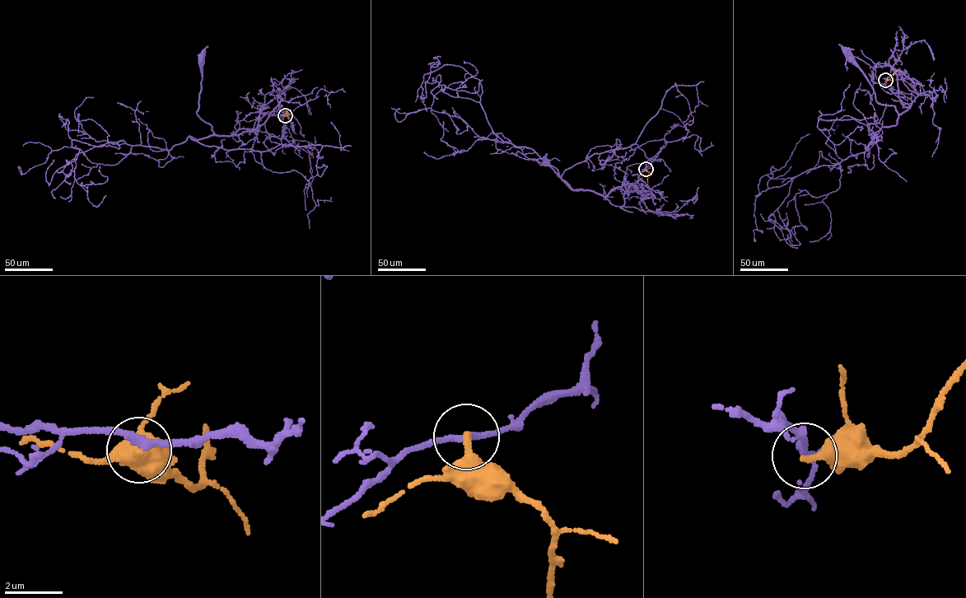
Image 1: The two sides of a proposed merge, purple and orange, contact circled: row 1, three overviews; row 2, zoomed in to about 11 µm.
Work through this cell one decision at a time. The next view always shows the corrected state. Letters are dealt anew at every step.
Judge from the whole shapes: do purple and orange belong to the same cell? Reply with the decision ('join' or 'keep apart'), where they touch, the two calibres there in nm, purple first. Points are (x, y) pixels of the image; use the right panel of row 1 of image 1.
keep apart; place (885, 80); calibres 200 and 340 nm

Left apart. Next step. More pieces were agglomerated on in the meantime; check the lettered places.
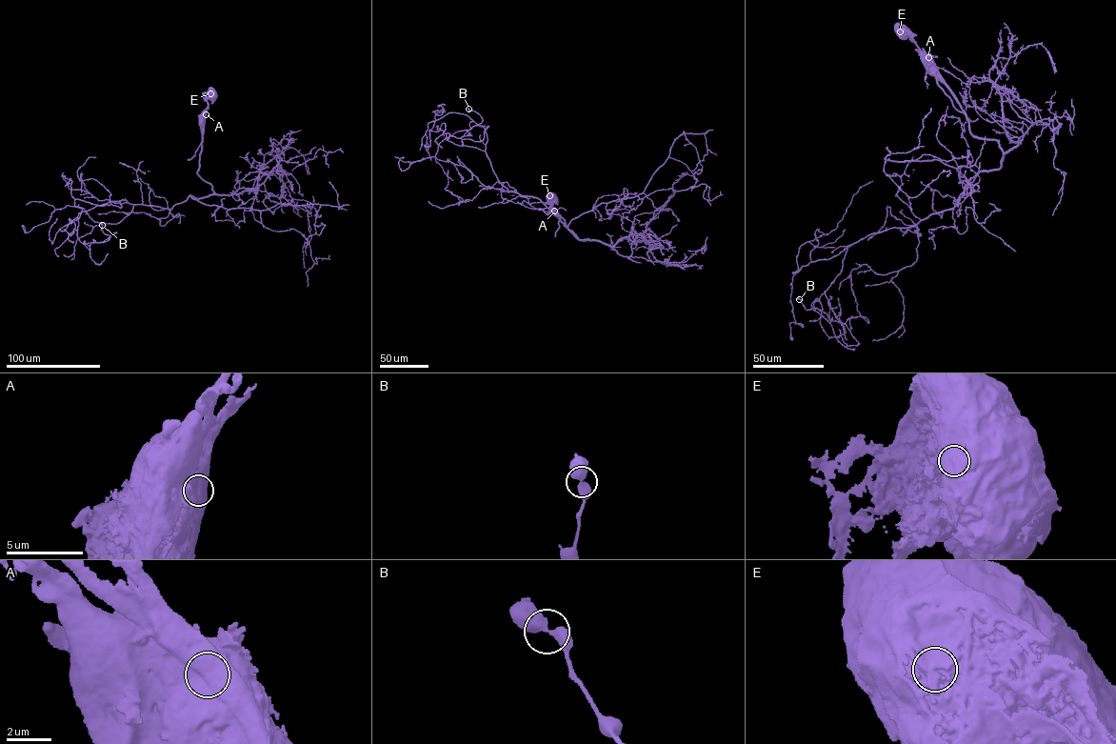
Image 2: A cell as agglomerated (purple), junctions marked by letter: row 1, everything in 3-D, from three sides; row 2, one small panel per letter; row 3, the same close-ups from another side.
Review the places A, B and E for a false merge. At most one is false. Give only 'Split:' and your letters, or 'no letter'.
Split: A

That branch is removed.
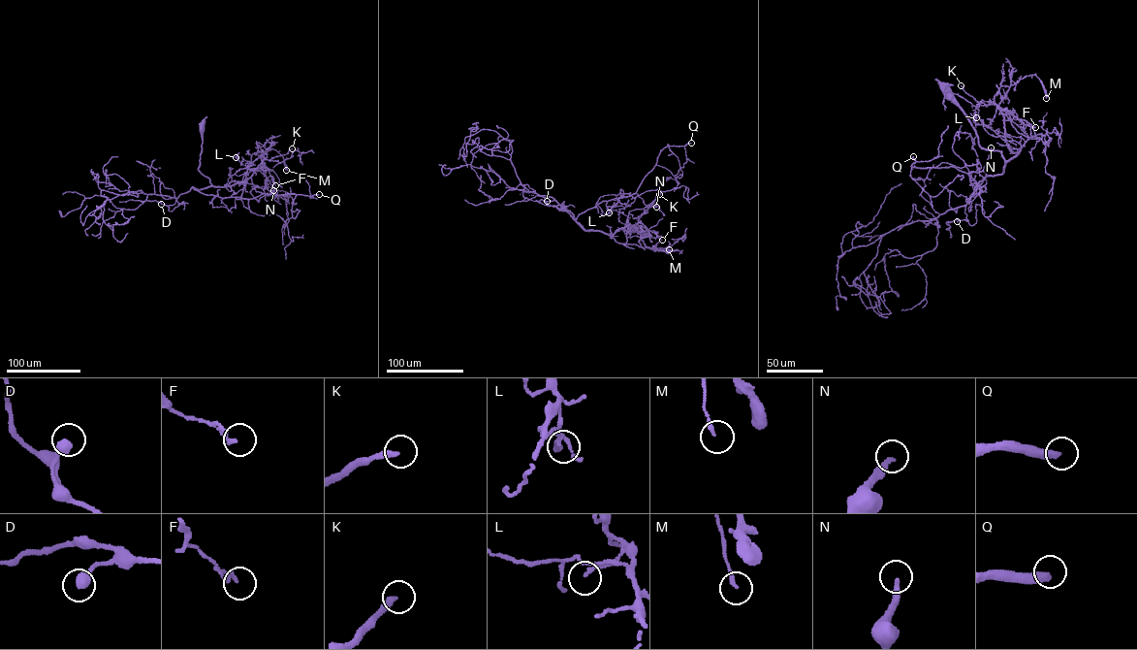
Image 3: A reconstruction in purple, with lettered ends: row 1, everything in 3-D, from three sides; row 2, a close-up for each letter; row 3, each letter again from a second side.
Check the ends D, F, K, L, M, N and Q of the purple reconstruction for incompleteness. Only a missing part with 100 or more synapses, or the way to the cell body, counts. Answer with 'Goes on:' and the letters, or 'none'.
Goes on: N, Q

